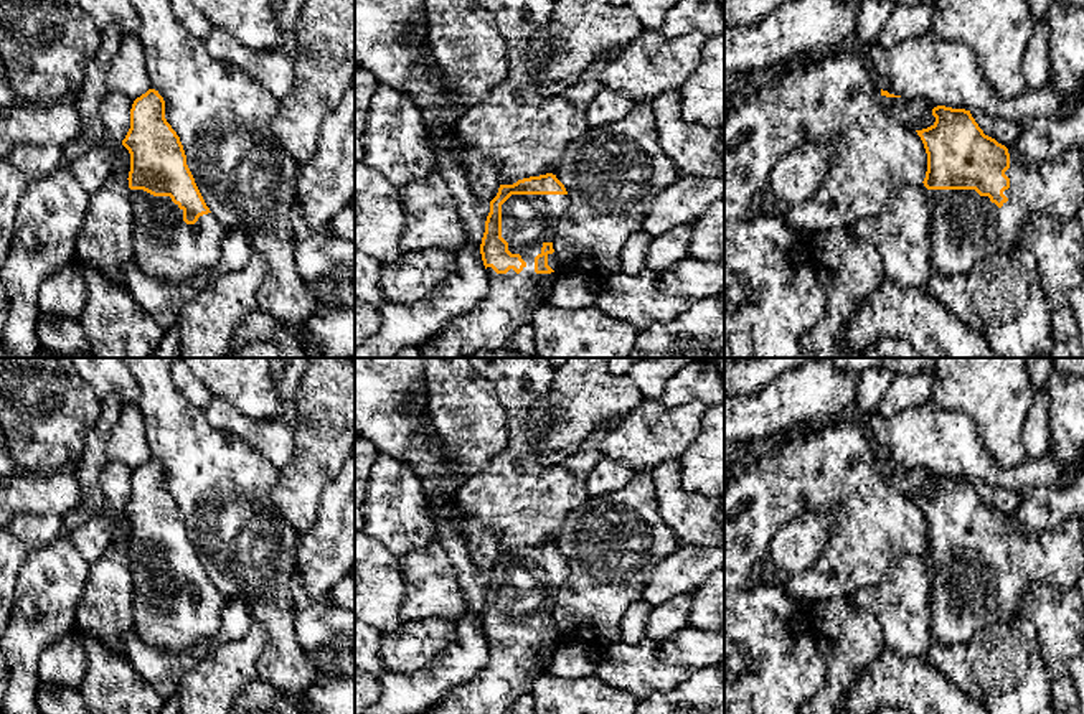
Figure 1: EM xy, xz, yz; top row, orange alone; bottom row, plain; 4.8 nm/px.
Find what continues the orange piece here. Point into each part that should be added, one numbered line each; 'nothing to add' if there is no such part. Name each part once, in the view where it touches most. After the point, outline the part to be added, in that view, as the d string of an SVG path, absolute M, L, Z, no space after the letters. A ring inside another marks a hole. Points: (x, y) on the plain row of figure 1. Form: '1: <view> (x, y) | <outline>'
1: xz (527, 589) | M511 564L502 574L502 607L511 623L526 632L516 643L497 643L487 636L490 658L465 684L449 691L422 714L508 714L515 702L530 694L546 671L561 640L556 623L548 623L551 643L535 641L535 627L553 610L556 592L569 577L568 564Z

